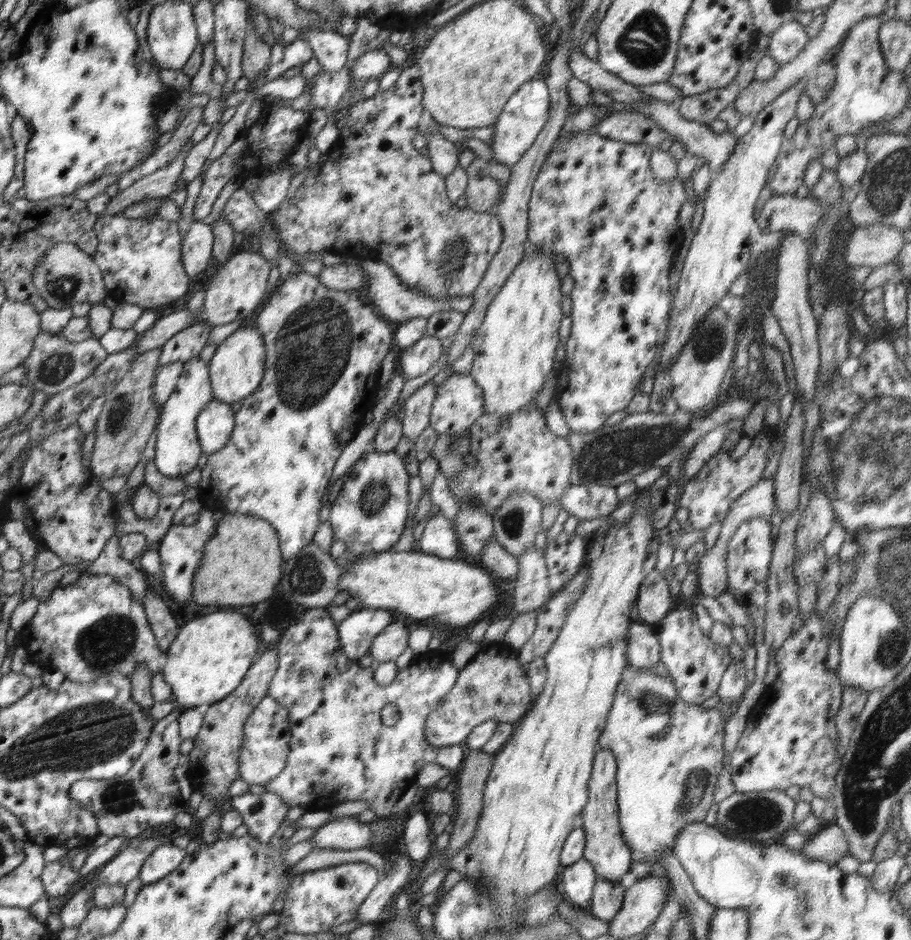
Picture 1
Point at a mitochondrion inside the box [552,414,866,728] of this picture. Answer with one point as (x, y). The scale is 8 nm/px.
(613, 451)

